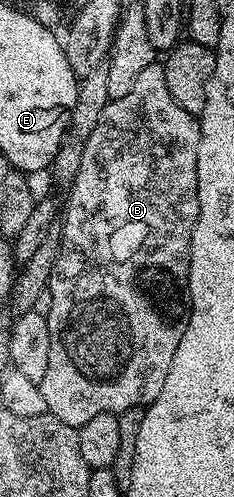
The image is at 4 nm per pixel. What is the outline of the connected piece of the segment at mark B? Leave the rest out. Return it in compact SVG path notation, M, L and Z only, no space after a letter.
M162 62L150 63L133 81L133 89L125 93L125 97L110 100L101 111L101 117L94 126L93 133L85 142L81 156L81 167L69 184L71 196L67 199L67 207L62 208L61 218L64 233L61 237L60 253L53 265L52 276L49 277L46 294L51 300L52 308L47 315L49 325L49 369L45 377L38 383L41 397L45 397L47 414L65 421L65 425L78 429L85 421L99 416L101 413L119 415L134 407L146 408L153 402L157 393L165 389L165 377L169 377L169 365L173 365L173 353L177 353L177 345L181 345L183 331L187 327L189 314L189 296L187 294L187 278L189 277L189 261L191 260L191 238L195 222L199 216L199 198L197 197L197 149L199 148L199 119L190 115L177 101L173 101L173 93L169 93L169 85L165 85L165 73Z

